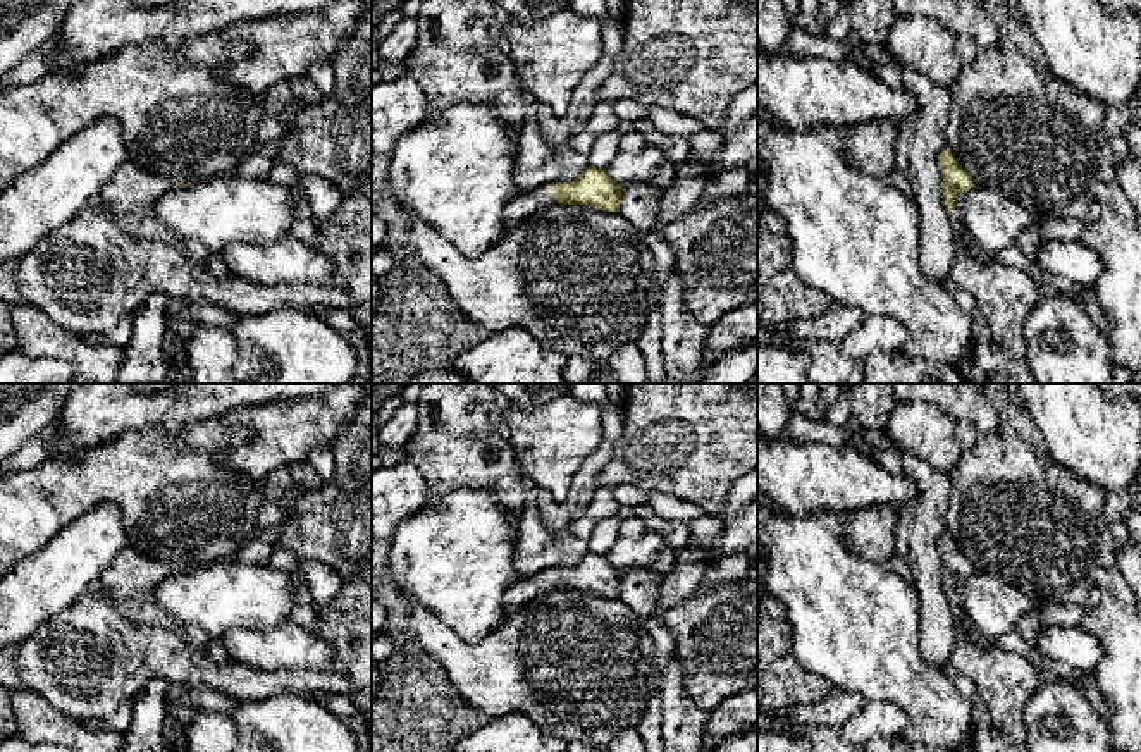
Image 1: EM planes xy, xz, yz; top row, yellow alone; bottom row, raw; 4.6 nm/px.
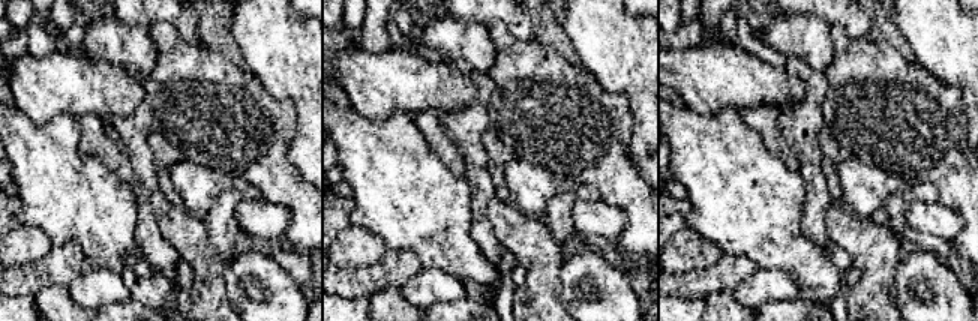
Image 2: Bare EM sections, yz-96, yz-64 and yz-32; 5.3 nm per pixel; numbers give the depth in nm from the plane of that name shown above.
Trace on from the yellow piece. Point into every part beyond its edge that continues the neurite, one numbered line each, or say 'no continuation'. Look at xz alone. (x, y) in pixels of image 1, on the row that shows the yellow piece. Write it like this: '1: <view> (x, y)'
1: xz (524, 205)

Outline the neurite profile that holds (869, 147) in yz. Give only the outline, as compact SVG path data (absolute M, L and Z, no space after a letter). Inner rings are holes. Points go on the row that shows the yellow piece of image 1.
M871 120L859 126L838 127L836 131L843 138L843 151L850 163L895 186L910 200L910 182L898 170L895 158L898 126L895 120Z

